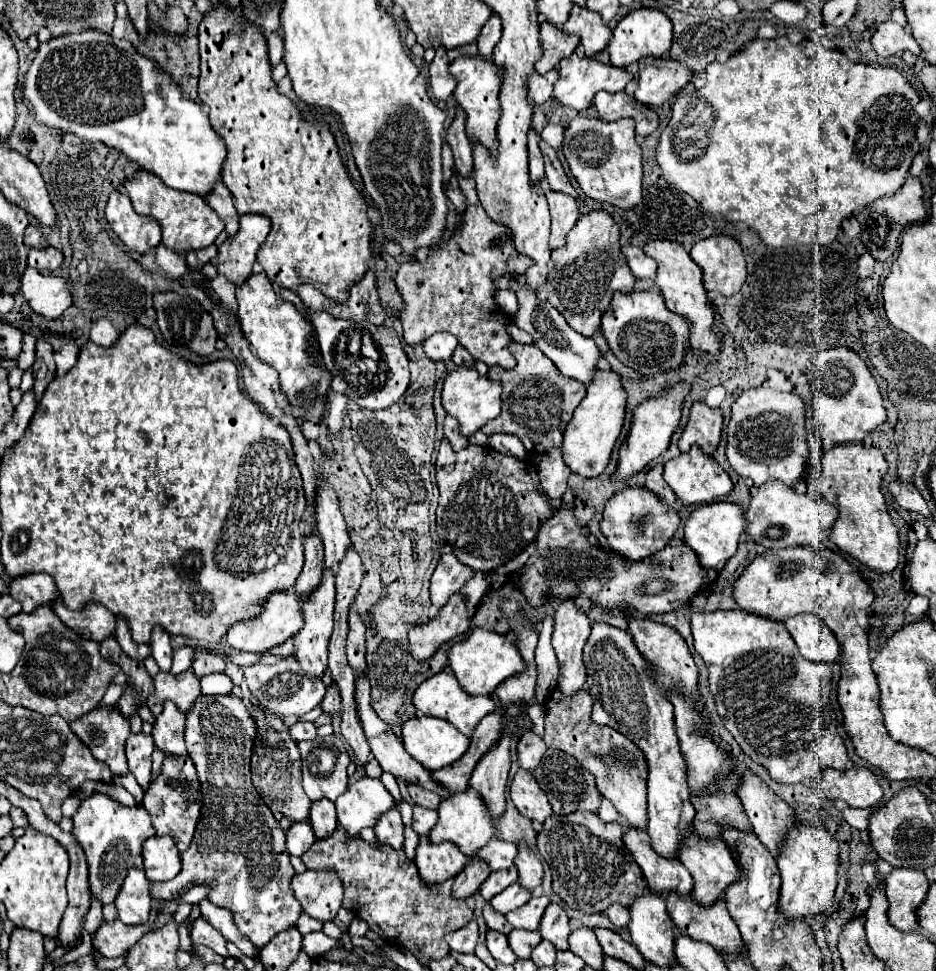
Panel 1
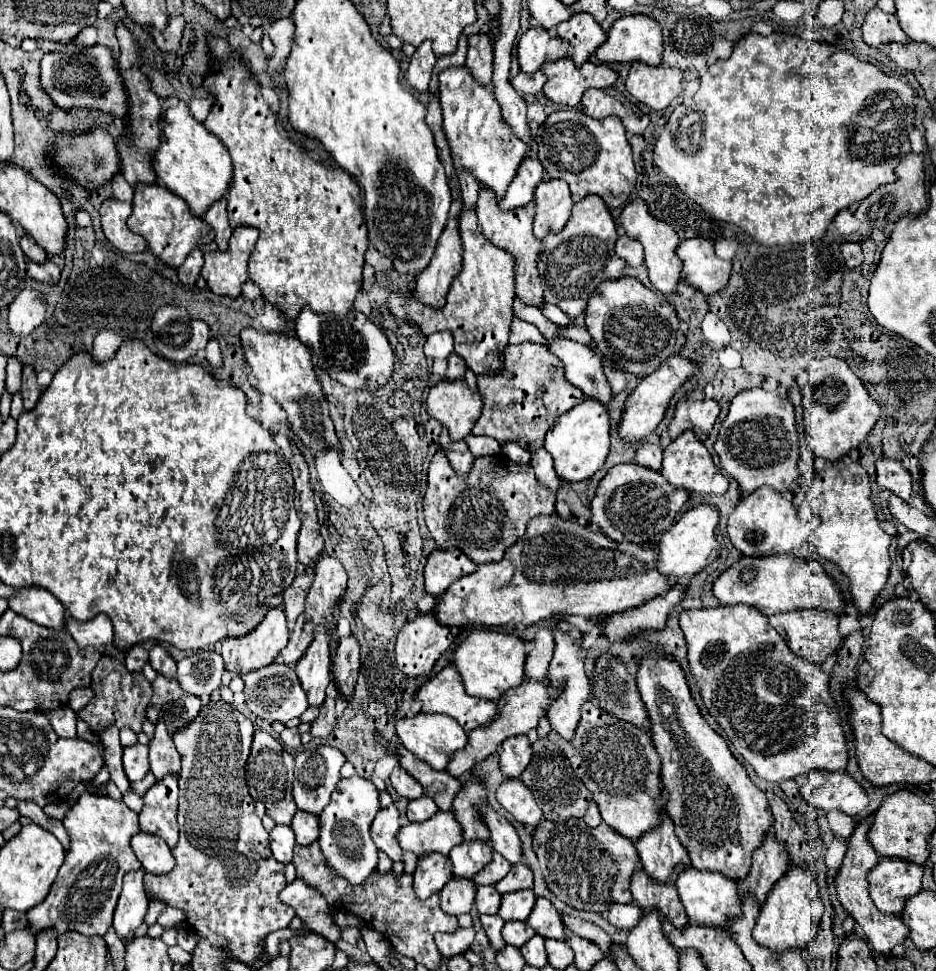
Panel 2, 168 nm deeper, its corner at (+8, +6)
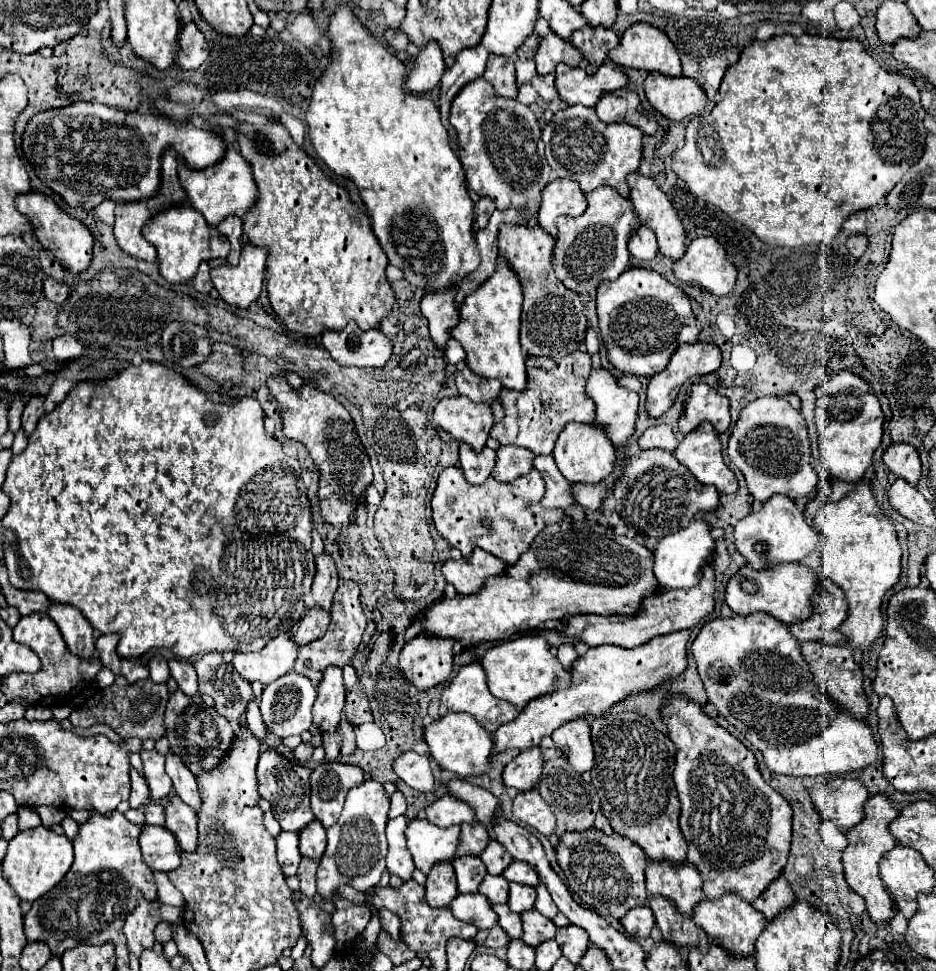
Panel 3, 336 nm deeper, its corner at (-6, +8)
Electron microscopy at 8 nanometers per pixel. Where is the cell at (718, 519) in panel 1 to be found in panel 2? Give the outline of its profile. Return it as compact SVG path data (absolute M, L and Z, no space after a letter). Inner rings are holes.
M699 504L691 510L687 510L661 538L659 542L659 572L665 576L693 576L701 572L705 566L713 564L719 554L721 546L715 540L715 530L719 526L719 510L713 504Z

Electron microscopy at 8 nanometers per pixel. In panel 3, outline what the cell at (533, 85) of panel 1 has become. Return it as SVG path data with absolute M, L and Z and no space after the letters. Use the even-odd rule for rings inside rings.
M545 74L545 76L537 76L533 78L533 88L539 92L539 96L545 102L551 102L553 98L557 98L557 90L555 90L555 74Z

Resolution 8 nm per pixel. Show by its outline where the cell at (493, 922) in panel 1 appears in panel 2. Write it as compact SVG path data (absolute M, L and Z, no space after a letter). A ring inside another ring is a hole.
M477 886L475 906L479 914L497 914L499 902L501 902L501 894L495 890L495 886Z

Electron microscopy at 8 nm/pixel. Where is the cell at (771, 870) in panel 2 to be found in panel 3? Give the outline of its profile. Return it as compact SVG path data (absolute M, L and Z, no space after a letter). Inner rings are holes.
M779 876L775 880L775 884L771 884L761 896L759 900L753 902L753 908L759 910L767 920L777 918L783 910L787 910L791 904L795 902L795 896L791 894L791 886L787 884L787 880L783 876Z

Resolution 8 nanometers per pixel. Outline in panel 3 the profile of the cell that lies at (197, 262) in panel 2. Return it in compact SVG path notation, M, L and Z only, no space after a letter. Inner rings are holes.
M203 262L203 264L199 266L199 272L197 272L197 276L191 280L191 284L193 284L193 288L195 288L197 292L201 292L201 294L209 294L209 292L211 292L213 282L211 282L211 278L209 278L209 266L207 266L207 262Z

